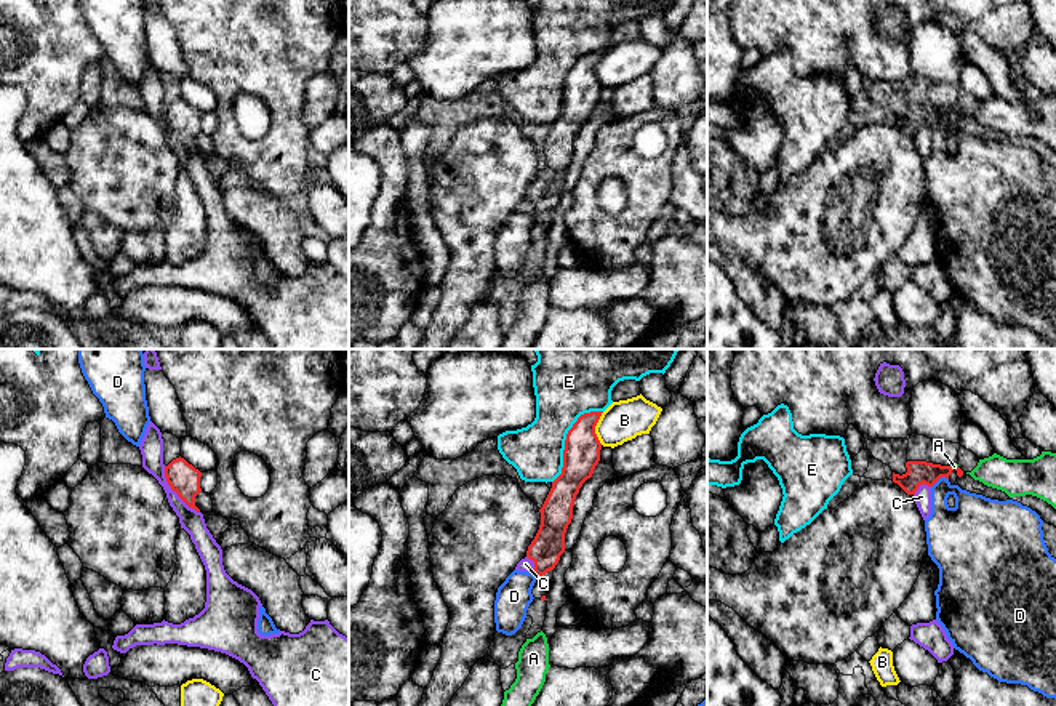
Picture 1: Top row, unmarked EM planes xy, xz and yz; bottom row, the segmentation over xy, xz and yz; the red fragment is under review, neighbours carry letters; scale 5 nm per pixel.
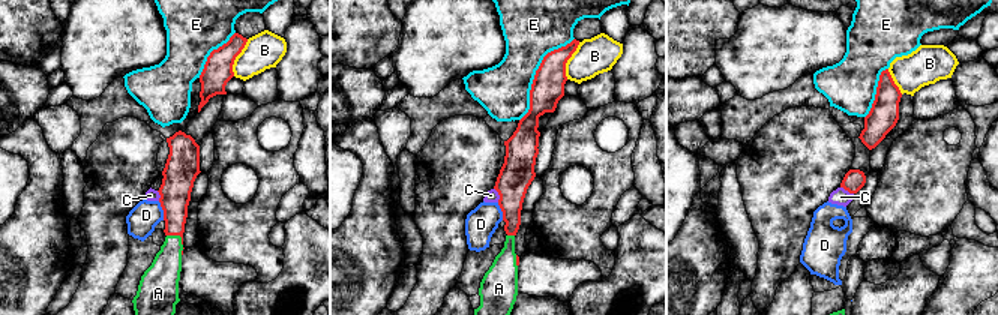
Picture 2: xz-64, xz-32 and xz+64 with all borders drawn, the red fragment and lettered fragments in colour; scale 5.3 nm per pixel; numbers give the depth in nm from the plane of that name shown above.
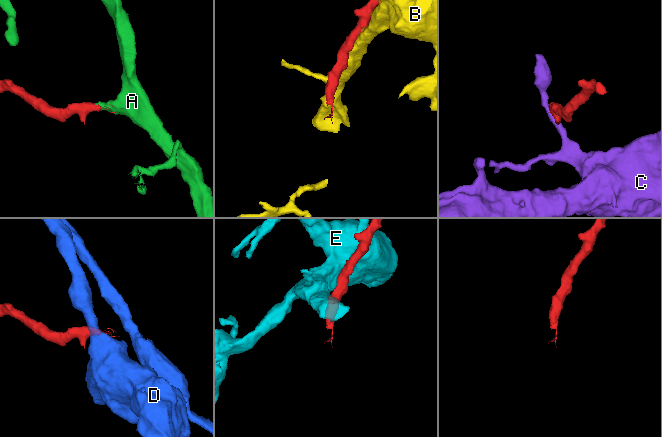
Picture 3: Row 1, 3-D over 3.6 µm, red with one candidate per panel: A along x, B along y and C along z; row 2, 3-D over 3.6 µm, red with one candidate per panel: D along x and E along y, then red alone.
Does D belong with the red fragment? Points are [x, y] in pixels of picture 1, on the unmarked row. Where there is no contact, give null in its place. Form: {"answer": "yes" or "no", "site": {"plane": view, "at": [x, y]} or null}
{"answer": "no", "site": {"plane": "yz", "at": [940, 119]}}

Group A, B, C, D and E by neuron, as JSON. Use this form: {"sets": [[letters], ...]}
{"sets": [["A"], ["B"], ["C"], ["D"], ["E"]]}

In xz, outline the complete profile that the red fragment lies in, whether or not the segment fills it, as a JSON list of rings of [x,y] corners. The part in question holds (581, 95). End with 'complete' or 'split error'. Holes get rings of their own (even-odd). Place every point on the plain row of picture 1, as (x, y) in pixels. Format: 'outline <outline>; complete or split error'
outline [[[603,53],[584,54],[566,75],[562,115],[539,150],[541,166],[528,187],[536,221],[554,211],[565,194],[565,174],[573,160],[573,147],[582,125],[592,118],[600,102],[602,85],[595,67]]]; complete

